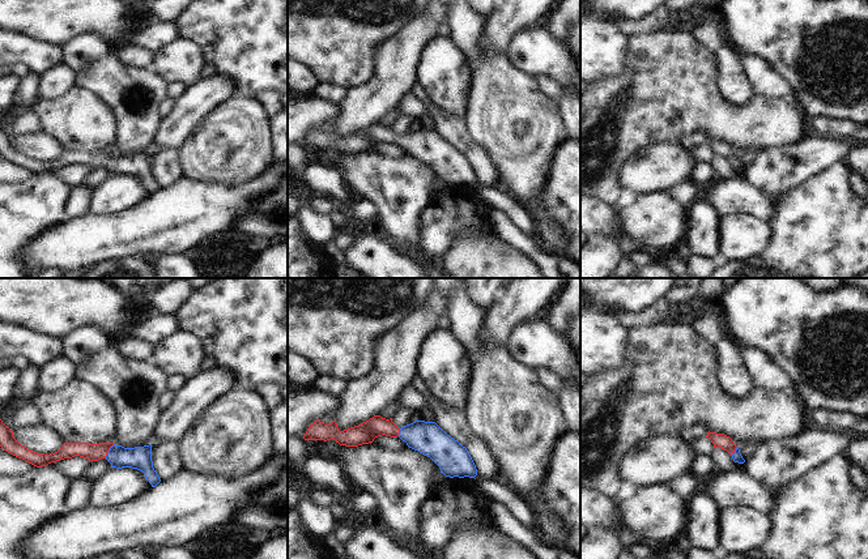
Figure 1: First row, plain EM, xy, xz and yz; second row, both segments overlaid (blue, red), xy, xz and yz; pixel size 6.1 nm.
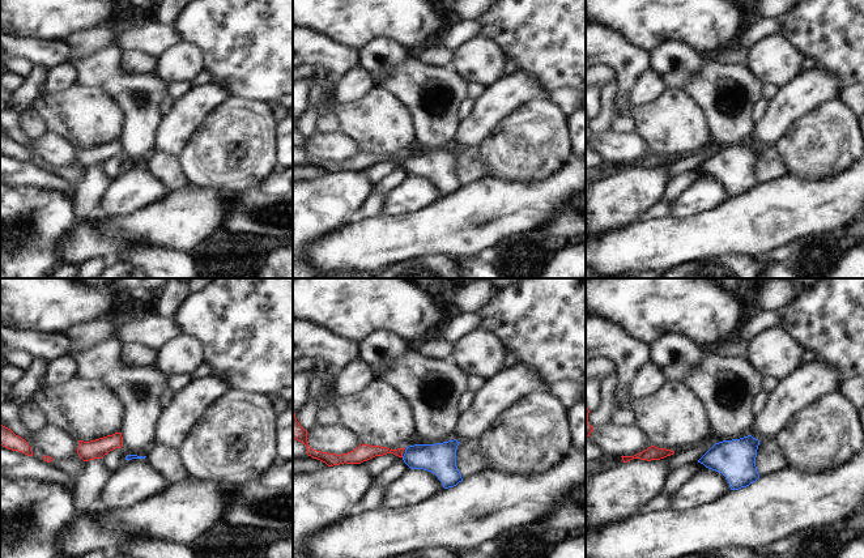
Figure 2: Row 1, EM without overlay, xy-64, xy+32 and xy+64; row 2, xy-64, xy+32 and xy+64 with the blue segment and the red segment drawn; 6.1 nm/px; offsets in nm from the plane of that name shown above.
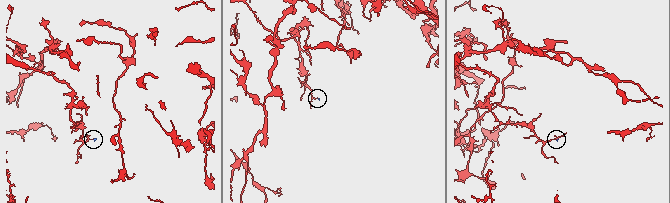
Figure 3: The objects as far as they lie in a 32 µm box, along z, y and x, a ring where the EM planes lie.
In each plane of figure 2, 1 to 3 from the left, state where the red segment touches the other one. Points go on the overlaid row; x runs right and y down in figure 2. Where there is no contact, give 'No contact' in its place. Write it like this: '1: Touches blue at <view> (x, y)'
1: No contact
2: No contact
3: No contact.

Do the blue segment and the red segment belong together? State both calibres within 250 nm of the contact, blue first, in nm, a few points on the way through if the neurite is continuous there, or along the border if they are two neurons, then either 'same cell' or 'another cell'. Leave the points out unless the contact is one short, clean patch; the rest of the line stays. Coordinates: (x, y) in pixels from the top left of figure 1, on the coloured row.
140 nm thick on the blue side, 110 nm on the other; runs through xy (140, 457), (119, 457), (109, 451), (93, 452); same cell

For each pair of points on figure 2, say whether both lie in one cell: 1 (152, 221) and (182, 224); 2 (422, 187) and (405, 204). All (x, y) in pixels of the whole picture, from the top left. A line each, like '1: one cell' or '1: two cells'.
1: one cell
2: one cell

